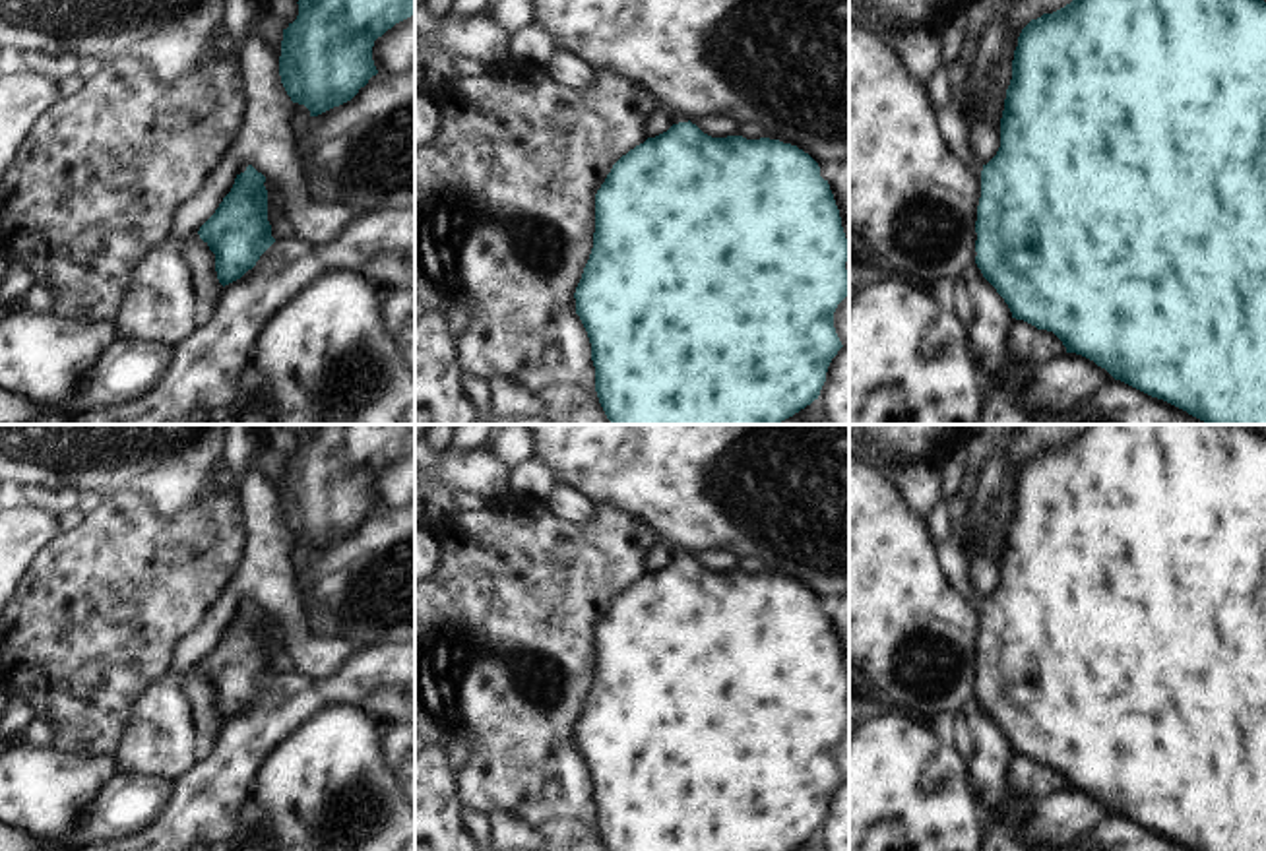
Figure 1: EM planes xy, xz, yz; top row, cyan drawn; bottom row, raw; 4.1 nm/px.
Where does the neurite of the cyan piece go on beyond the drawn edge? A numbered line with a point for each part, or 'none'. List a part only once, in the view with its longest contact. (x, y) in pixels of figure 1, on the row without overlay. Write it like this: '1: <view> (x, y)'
1: xz (675, 551)

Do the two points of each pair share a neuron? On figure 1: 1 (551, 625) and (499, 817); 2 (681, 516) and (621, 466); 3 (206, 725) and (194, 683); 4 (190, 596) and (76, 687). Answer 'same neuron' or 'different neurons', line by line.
1: different neurons
2: same neuron
3: same neuron
4: same neuron

